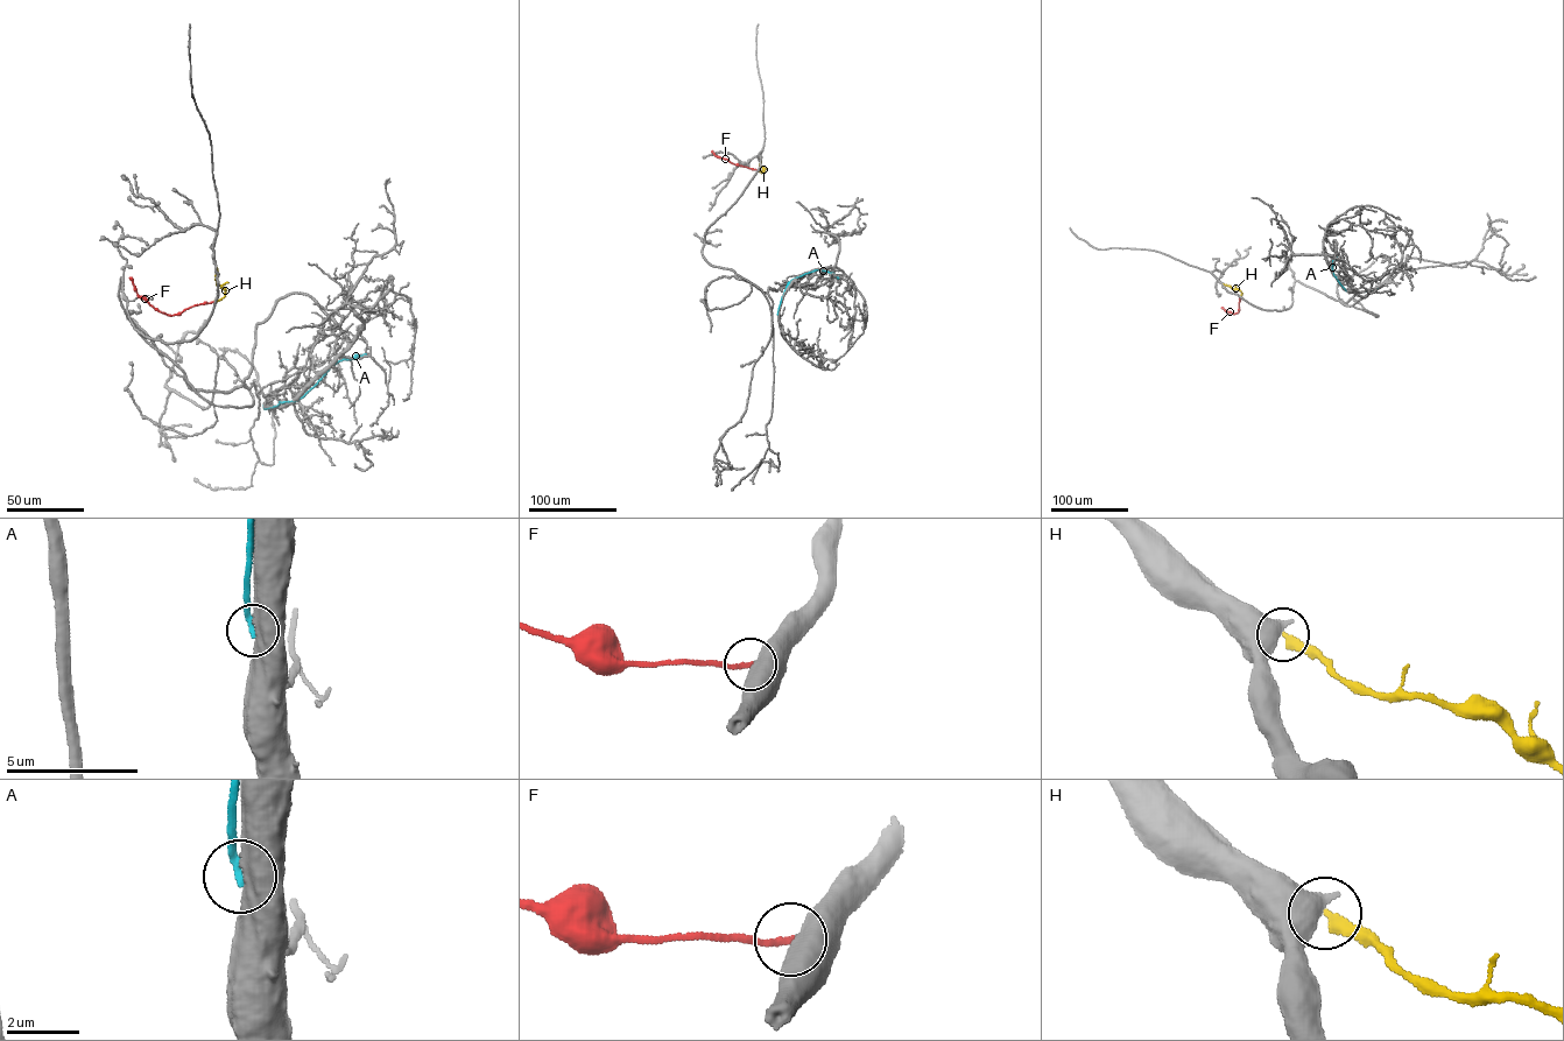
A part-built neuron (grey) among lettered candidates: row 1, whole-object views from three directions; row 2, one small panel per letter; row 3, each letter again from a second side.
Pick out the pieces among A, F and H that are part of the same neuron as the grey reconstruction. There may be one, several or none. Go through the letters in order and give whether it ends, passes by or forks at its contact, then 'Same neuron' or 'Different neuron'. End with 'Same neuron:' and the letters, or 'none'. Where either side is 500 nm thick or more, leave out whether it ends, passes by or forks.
A: Different neuron
F: Same neuron
H: Different neuron
Same neuron: F

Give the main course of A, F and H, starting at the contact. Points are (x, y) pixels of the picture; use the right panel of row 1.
A: (1379, 286), (1360, 293), (1346, 290), (1332, 271), (1337, 258)
F: (1240, 296), (1238, 312), (1221, 307)
H: (1223, 283), (1239, 290), (1240, 296)

